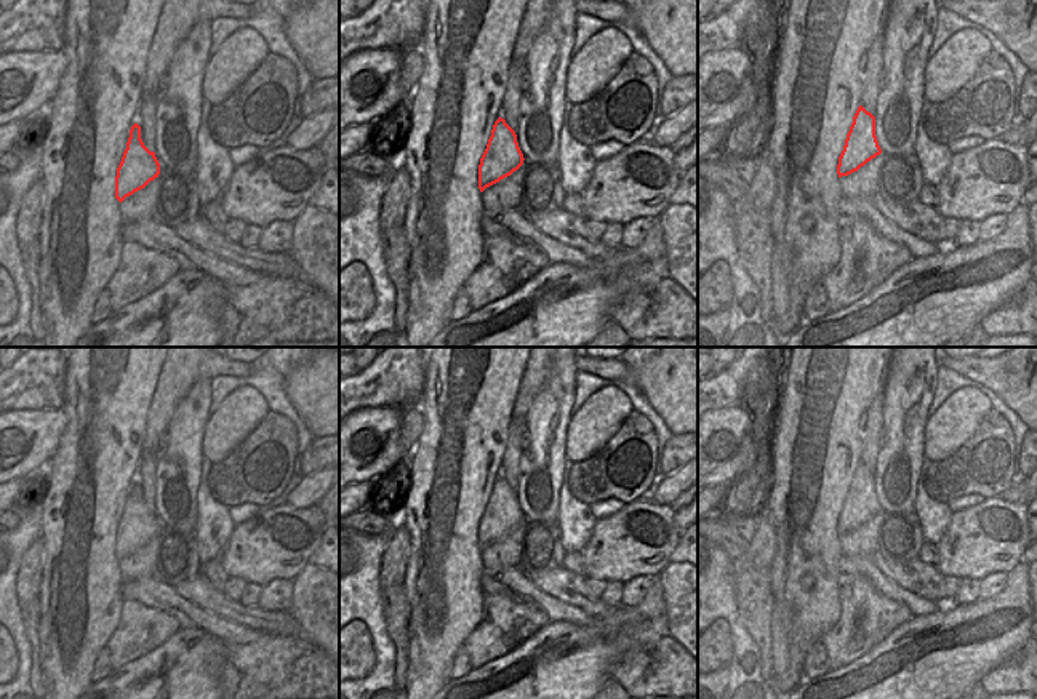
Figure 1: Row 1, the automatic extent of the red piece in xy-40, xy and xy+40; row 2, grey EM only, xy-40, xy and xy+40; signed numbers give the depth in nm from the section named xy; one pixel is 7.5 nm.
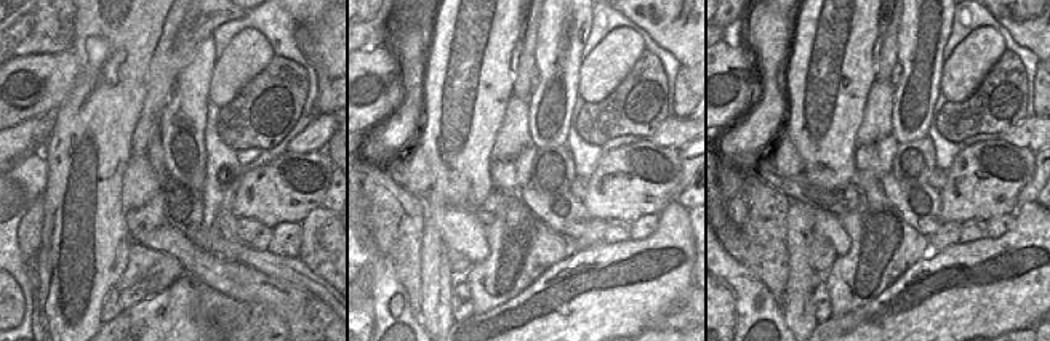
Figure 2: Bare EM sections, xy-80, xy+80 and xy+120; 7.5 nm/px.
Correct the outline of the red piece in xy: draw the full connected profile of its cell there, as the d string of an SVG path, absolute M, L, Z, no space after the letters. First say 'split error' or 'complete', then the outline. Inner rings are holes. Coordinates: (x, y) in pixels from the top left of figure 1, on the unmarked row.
split error; M499 475L478 523L483 569L518 568L523 518L515 489Z

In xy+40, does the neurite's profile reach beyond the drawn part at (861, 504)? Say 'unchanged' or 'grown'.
grown

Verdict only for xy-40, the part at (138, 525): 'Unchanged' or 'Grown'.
Grown.

